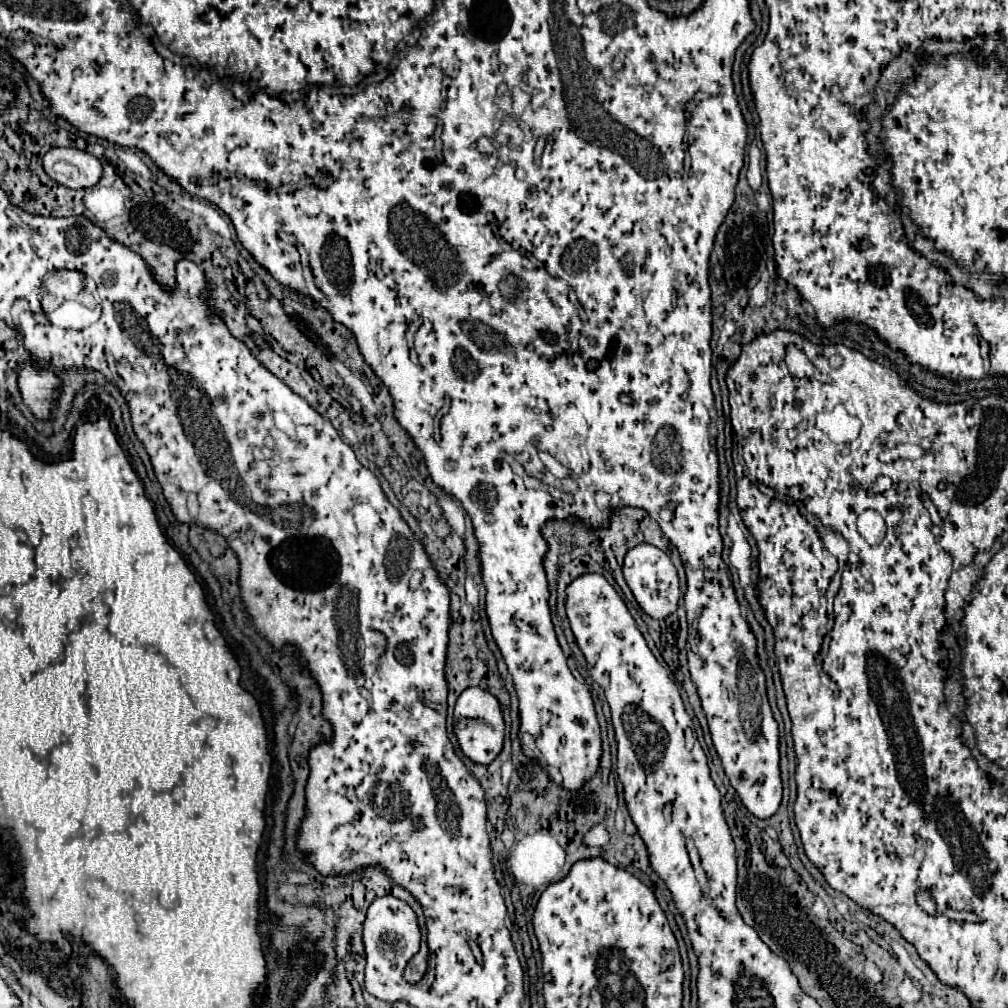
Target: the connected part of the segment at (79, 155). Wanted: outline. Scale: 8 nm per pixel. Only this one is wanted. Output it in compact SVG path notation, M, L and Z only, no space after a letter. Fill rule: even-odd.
M51 148L43 158L43 168L49 178L73 190L91 188L101 178L101 162L77 148Z

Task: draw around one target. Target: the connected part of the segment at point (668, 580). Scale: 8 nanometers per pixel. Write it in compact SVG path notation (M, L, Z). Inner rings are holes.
M637 544L635 550L635 562L625 560L625 572L635 572L637 570L637 576L625 576L637 604L653 618L657 620L663 620L667 618L669 614L673 614L677 610L677 602L679 602L679 582L677 582L677 574L675 574L675 566L671 564L669 556L665 552L661 552L659 548L655 546L649 546L649 544ZM647 554L649 554L649 566L647 566Z

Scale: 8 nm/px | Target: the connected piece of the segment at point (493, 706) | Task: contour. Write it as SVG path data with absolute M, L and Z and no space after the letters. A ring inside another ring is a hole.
M477 686L467 688L459 696L455 706L455 734L467 758L471 758L477 764L491 764L503 750L503 740L505 740L505 720L501 702L483 688Z

